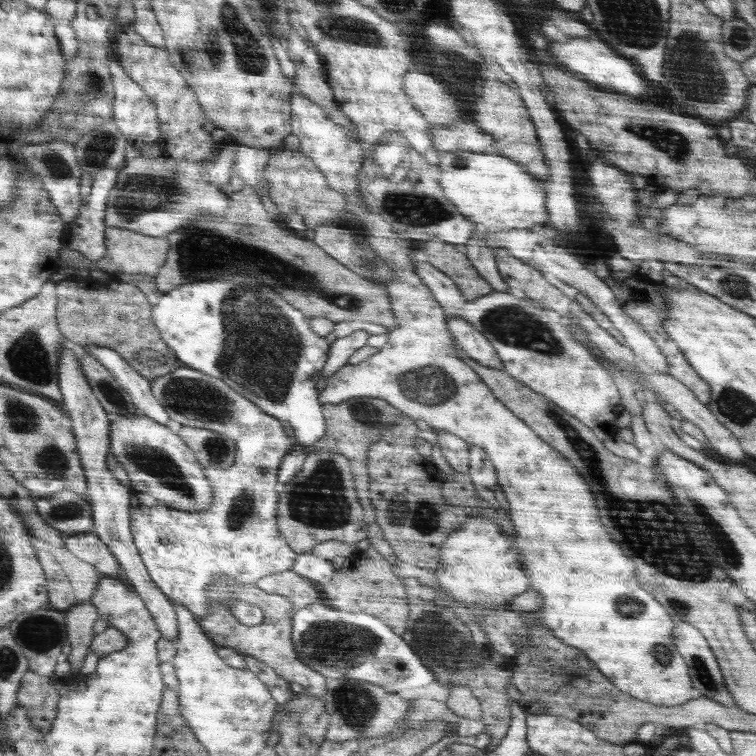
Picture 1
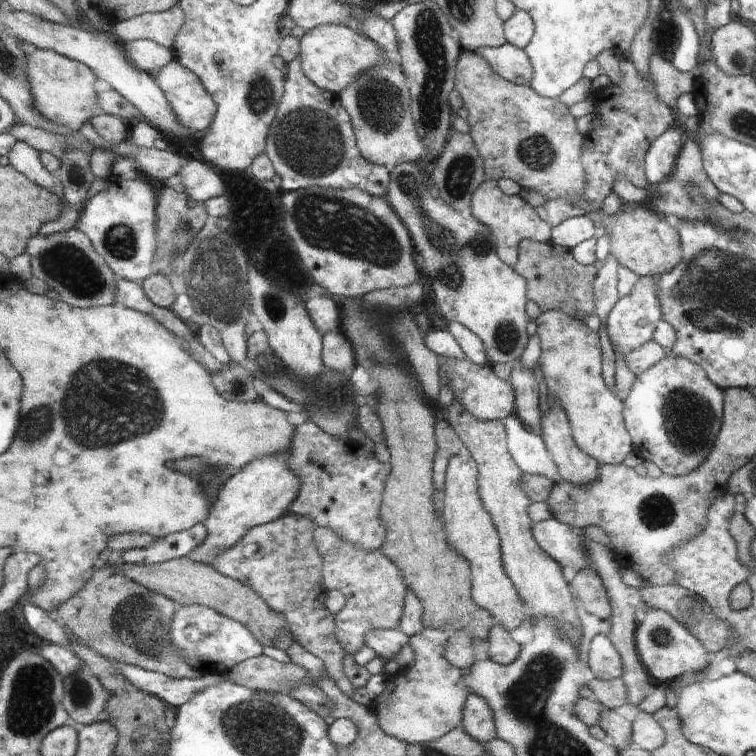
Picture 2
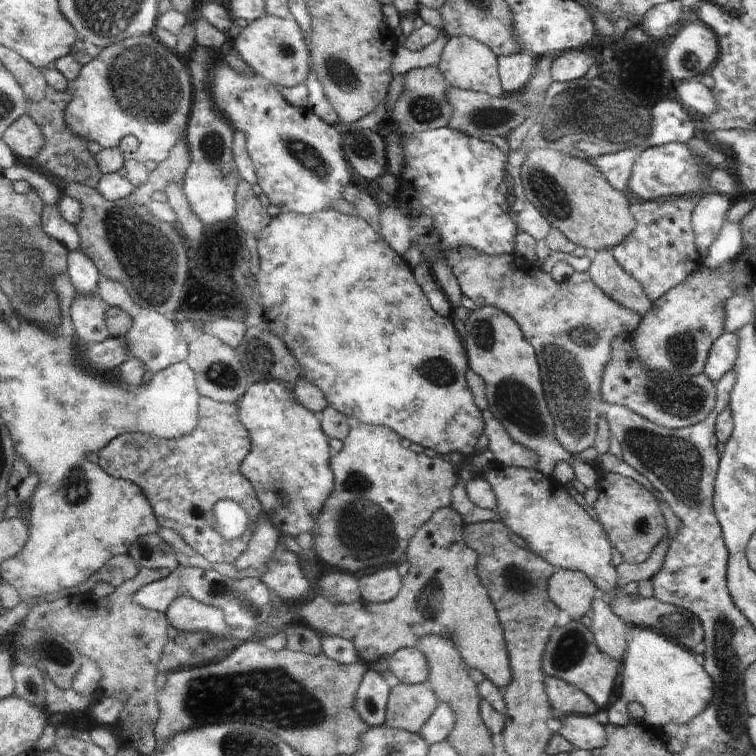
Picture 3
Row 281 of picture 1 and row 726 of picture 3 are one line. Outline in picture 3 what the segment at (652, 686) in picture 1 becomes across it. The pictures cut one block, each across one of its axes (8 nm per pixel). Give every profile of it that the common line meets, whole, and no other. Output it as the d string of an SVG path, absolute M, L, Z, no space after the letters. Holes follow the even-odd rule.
M393 681L383 724L418 734L438 704L439 698L425 683L408 685Z

